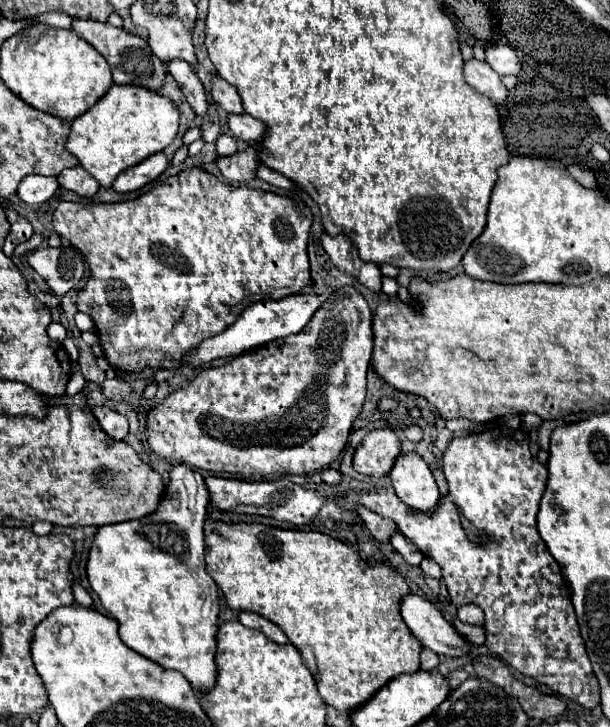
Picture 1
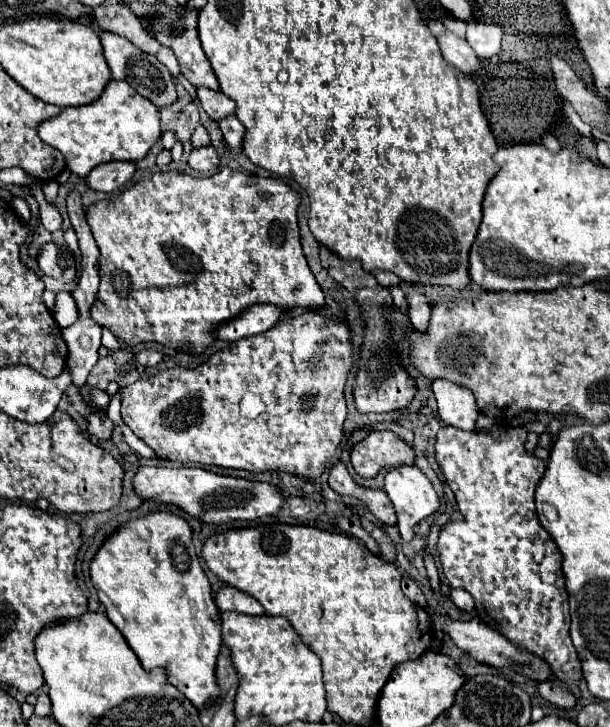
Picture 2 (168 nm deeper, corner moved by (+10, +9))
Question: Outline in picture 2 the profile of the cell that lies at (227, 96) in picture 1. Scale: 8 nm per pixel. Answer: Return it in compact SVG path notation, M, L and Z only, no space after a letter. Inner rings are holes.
M155 3L153 5L153 11L155 15L151 17L149 25L145 25L145 29L165 47L169 47L177 61L179 61L179 67L181 67L181 73L195 85L205 85L213 91L219 91L219 85L217 85L217 77L211 69L211 63L209 59L205 57L203 53L203 47L199 43L199 35L197 35L197 15L199 11L197 9L185 9L183 5L167 5L167 3Z

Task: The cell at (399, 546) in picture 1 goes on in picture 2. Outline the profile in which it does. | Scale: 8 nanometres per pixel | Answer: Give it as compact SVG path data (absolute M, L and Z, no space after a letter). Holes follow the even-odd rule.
M417 465L391 469L385 475L385 491L395 505L399 517L399 533L404 541L411 541L413 528L421 519L439 509L439 497L431 481L421 473Z

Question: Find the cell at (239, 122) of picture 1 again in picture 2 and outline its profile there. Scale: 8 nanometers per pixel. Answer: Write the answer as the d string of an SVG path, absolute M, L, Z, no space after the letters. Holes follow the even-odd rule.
M197 87L197 99L207 115L215 121L221 121L227 115L235 113L235 103L221 91L209 91L209 87Z

